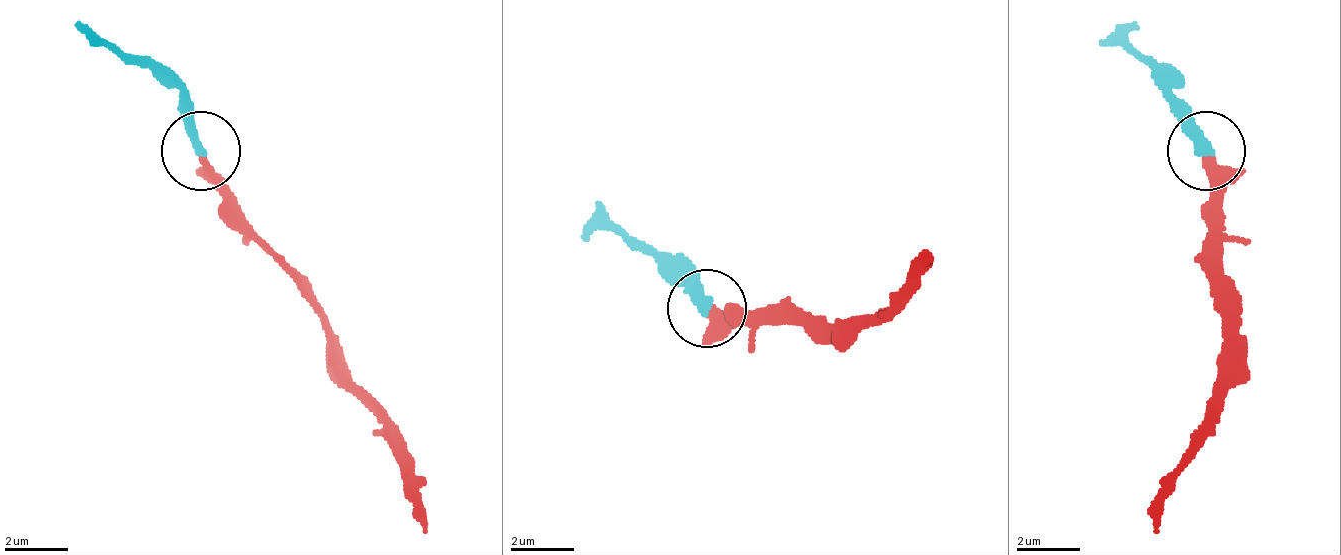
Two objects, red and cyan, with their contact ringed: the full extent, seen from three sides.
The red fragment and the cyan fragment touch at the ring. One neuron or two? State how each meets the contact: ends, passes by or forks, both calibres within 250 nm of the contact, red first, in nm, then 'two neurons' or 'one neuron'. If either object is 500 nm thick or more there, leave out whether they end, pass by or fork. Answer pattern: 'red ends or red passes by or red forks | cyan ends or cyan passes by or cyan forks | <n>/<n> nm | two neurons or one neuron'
red ends | cyan ends | 320/280 nm | one neuron

